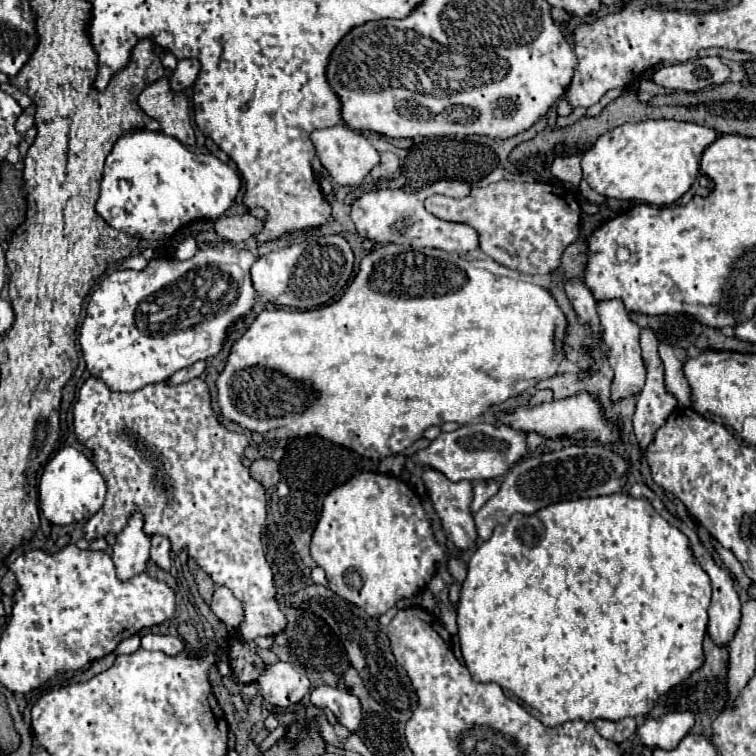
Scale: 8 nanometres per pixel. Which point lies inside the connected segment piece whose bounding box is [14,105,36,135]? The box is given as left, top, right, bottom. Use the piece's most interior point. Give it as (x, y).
(26, 120)

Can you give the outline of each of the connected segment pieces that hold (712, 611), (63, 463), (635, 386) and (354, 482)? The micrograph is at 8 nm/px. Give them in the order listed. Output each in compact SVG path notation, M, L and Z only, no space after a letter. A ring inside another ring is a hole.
M644 483L634 485L634 487L632 487L632 495L646 497L646 499L654 505L654 509L656 509L656 511L658 511L670 525L674 525L676 529L680 529L680 531L690 539L690 545L692 545L692 551L694 551L696 561L700 563L700 567L708 573L708 577L710 577L710 581L712 581L712 603L710 603L710 609L708 609L708 615L710 615L710 621L708 621L708 635L710 635L710 639L712 639L718 647L728 645L728 643L734 639L736 629L738 629L738 623L740 623L740 599L738 599L738 593L736 593L736 589L734 589L734 579L732 579L732 575L730 575L726 569L722 569L722 567L718 567L718 565L714 563L710 551L700 543L698 533L696 533L694 529L690 529L686 523L682 523L680 519L676 519L674 515L670 515L668 509L664 507L664 503L662 503L662 501L660 501L660 499L658 499L658 497L644 485ZM636 487L640 487L640 493L636 491Z
M64 447L44 467L38 491L40 509L44 517L54 525L70 525L88 519L102 509L106 497L106 483L98 469L94 467L94 463L82 451L74 447Z
M620 299L612 301L598 301L598 315L604 327L604 345L608 349L608 365L614 371L612 387L610 387L610 399L620 401L624 397L638 395L644 387L646 379L646 367L640 355L640 327L630 321L628 311L624 309L624 303Z
M362 471L324 497L310 553L326 571L328 587L336 595L362 607L368 615L380 617L400 599L414 597L428 585L446 547L436 543L420 499L404 481Z

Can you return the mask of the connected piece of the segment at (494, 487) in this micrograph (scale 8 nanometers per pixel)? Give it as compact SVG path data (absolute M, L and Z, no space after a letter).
M476 481L474 487L472 487L472 493L474 493L474 499L472 499L472 505L470 505L470 511L476 513L496 491L498 491L498 483L496 481Z

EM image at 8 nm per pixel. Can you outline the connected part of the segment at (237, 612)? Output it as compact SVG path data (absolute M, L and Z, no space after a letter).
M216 587L214 589L214 599L210 609L214 611L214 615L228 627L228 631L234 635L236 629L240 627L242 619L244 619L244 609L242 603L232 595L230 589L226 587Z

